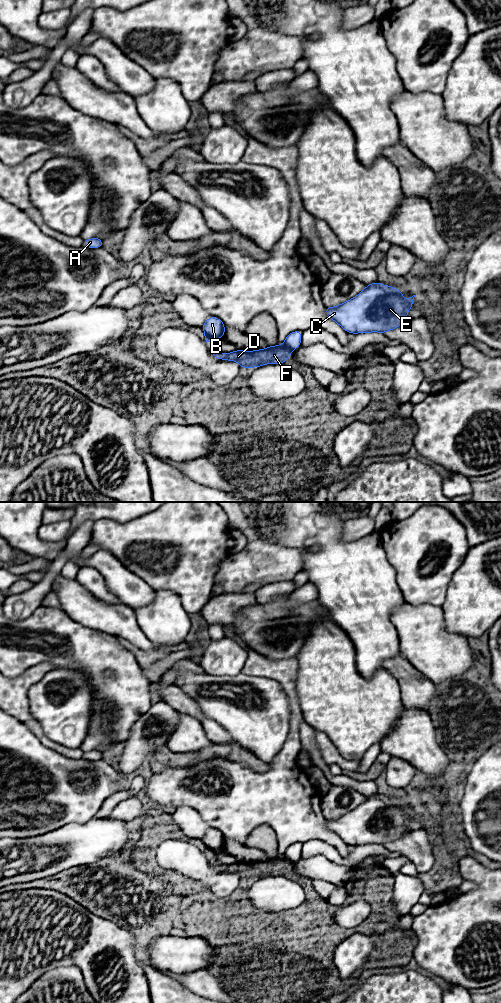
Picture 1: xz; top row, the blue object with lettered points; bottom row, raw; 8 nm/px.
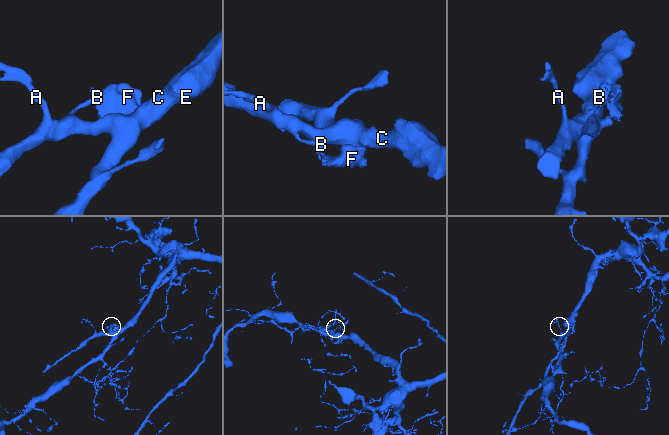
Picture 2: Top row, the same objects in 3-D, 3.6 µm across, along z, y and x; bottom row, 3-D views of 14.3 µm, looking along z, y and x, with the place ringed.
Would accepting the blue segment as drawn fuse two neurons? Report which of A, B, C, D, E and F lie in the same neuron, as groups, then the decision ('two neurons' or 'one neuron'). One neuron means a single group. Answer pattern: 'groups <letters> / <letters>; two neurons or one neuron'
groups A B C E / D F; two neurons

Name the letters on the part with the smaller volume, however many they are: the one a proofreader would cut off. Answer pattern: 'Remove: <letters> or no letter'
Remove: D, F

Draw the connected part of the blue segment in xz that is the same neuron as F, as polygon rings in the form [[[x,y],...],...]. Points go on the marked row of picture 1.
[[[284,345],[269,346],[255,351],[236,350],[231,353],[213,353],[220,360],[237,361],[240,368],[261,367],[264,364],[284,364],[291,357],[291,349]]]

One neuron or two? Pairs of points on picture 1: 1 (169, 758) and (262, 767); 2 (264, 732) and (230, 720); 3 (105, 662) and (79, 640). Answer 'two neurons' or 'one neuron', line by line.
1: one neuron
2: one neuron
3: one neuron

